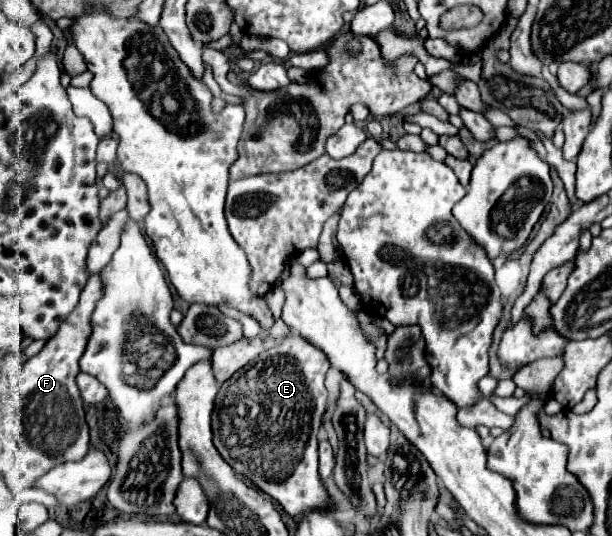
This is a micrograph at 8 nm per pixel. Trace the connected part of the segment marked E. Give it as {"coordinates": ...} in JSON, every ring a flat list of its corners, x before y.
{"coordinates":[[287,335,281,345,267,349,257,361,239,369,227,379,215,399,213,409,213,445,219,455,233,467,235,473,251,479,259,489,277,499,291,515,303,515,311,509,327,509,329,495,317,473,317,431,327,407,325,373,327,357,317,347,311,347,299,335]]}

